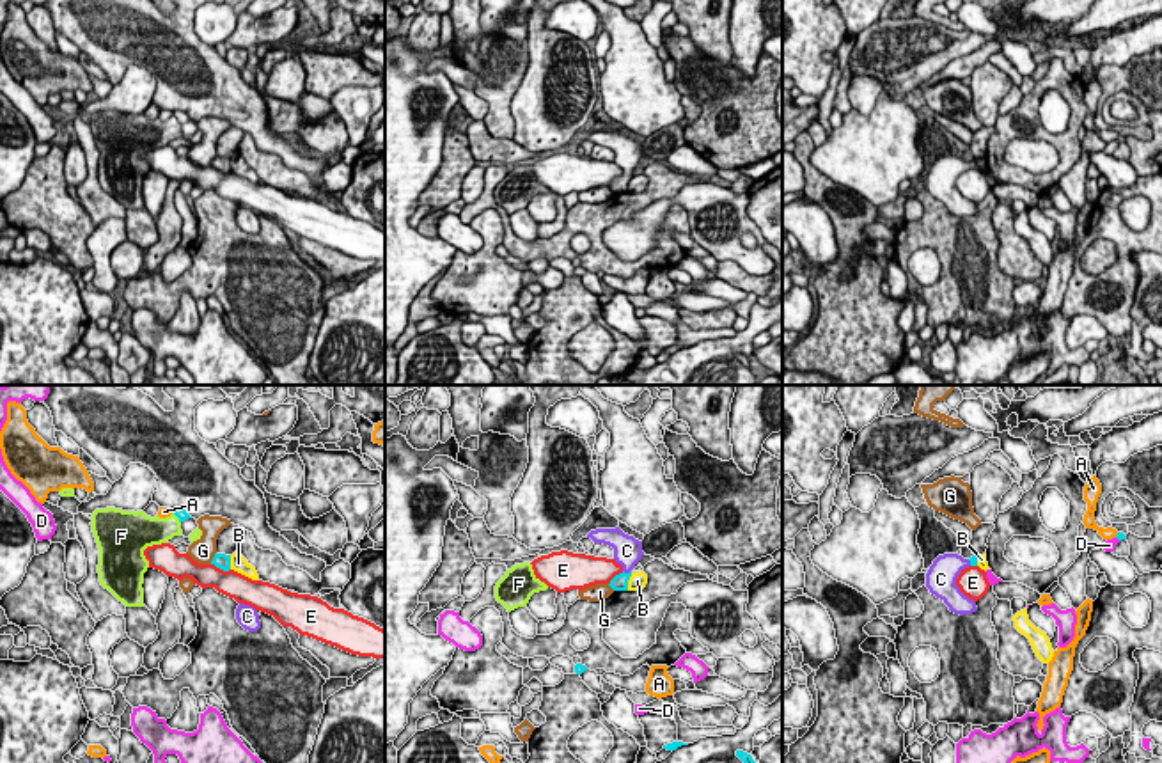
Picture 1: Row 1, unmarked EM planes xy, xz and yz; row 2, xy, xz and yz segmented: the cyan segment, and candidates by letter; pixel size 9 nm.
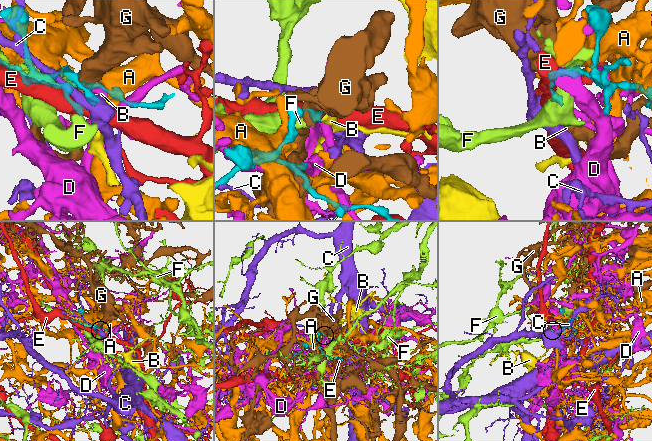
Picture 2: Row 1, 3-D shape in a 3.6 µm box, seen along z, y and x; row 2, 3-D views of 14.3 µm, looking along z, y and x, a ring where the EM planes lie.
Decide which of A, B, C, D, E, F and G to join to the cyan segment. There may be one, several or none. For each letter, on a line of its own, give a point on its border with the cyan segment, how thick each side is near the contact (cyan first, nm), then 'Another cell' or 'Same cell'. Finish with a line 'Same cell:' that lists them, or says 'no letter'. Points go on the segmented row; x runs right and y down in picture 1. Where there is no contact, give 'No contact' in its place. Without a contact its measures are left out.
A: Touches cyan at yz (1118, 534). Thickness 70 nm (cyan) against 120 nm. Another cell
B: Touches cyan at xz (627, 582). Thickness 160 nm (cyan) against 160 nm. Another cell
C: Touches cyan at xz (627, 574). Thickness 160 nm (cyan) against 260 nm. Same cell
D: Touches cyan at yz (1118, 538). Thickness 70 nm (cyan) against 100 nm. Another cell
E: Touches cyan at xy (220, 568). Thickness 140 nm (cyan) against 240 nm. Another cell
F: Touches cyan at xy (178, 517). Thickness 90 nm (cyan) against 260 nm. Another cell
G: Touches cyan at xy (213, 558). Thickness 140 nm (cyan) against 240 nm. Another cell
Same cell: C

